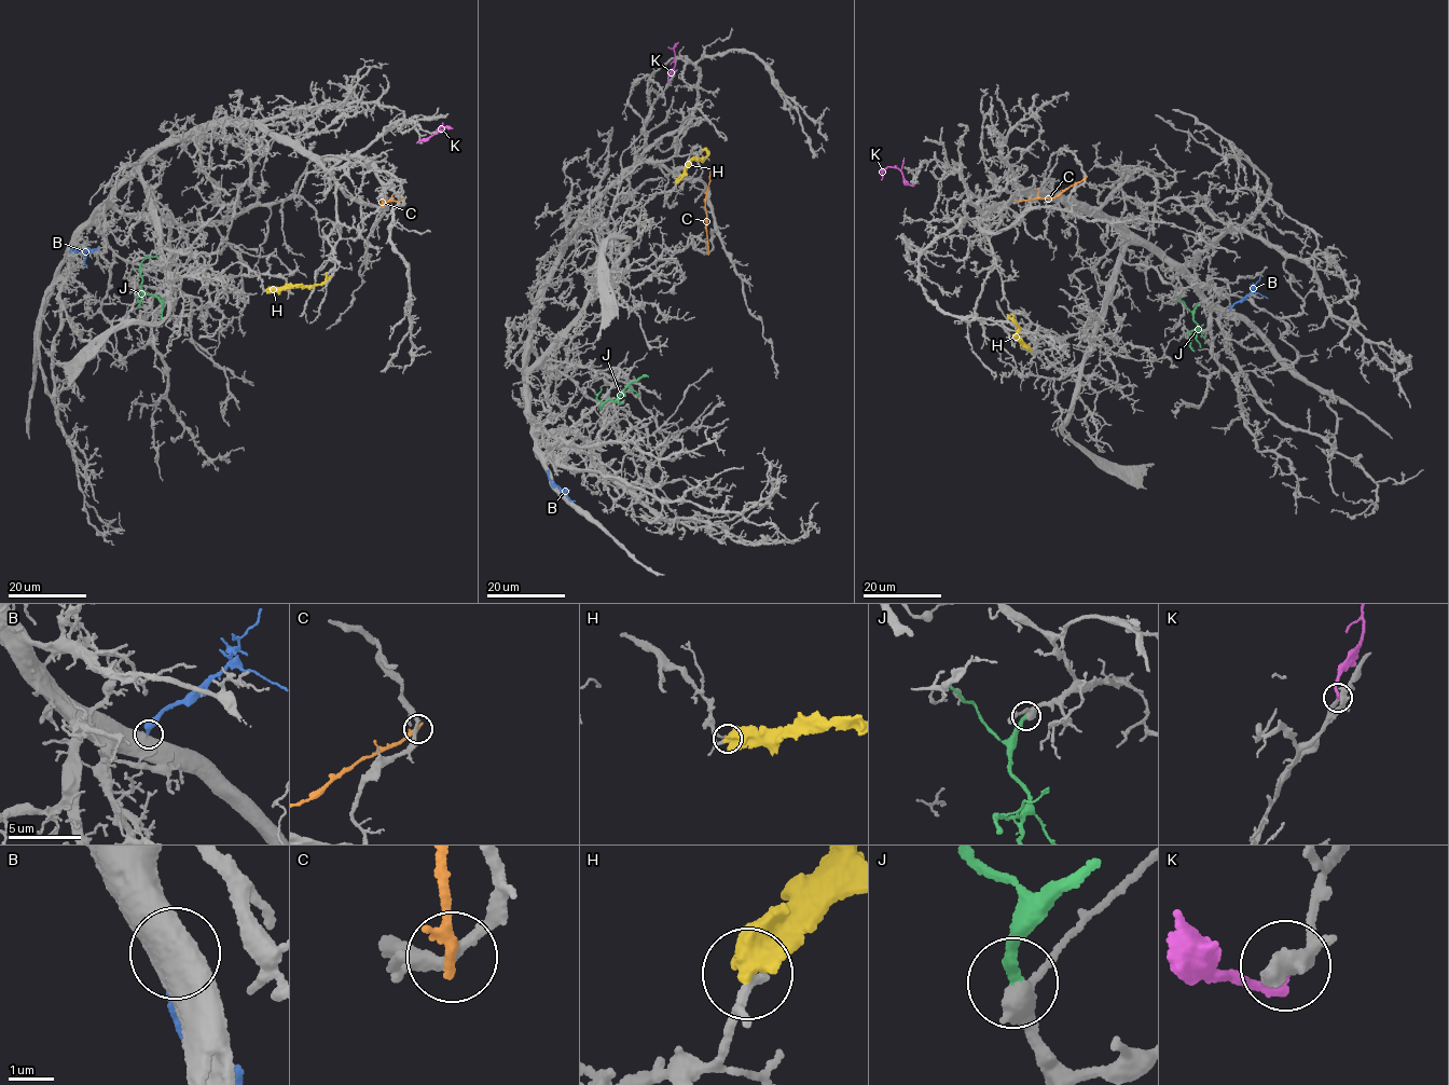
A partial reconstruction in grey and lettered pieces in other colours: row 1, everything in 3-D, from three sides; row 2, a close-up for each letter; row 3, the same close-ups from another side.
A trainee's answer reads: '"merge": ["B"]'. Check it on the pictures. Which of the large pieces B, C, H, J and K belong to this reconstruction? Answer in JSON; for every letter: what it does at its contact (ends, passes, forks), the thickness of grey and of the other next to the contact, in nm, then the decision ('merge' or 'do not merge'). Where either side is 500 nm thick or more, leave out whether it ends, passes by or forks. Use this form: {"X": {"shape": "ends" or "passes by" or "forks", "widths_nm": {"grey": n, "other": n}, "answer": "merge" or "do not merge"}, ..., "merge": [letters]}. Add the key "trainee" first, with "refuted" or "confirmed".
{"trainee": "refuted", "B": {"widths_nm": {"grey": 700, "other": 400}, "answer": "merge"}, "C": {"shape": "ends", "widths_nm": {"grey": 240, "other": 280}, "answer": "do not merge"}, "H": {"widths_nm": {"grey": 140, "other": 600}, "answer": "do not merge"}, "J": {"shape": "ends", "widths_nm": {"grey": 360, "other": 280}, "answer": "merge"}, "K": {"widths_nm": {"grey": 550, "other": 170}, "answer": "do not merge"}, "merge": ["B", "J"]}

